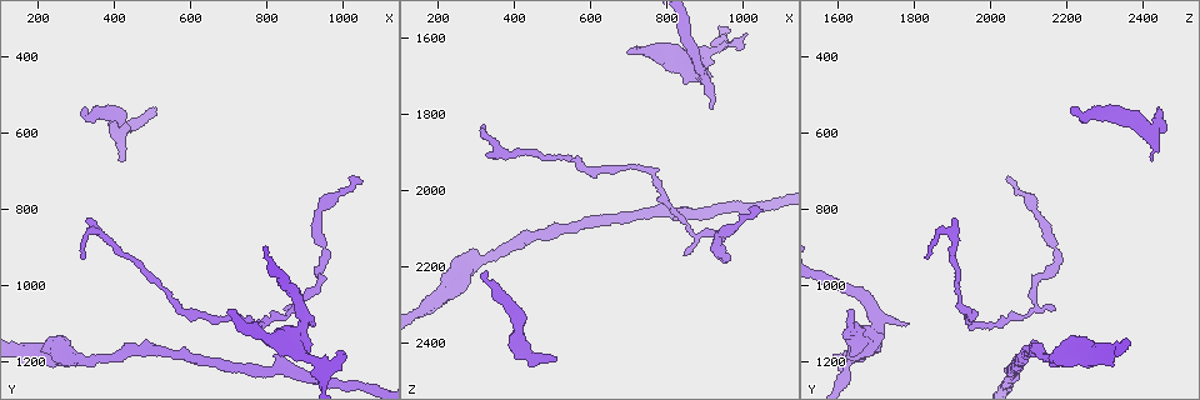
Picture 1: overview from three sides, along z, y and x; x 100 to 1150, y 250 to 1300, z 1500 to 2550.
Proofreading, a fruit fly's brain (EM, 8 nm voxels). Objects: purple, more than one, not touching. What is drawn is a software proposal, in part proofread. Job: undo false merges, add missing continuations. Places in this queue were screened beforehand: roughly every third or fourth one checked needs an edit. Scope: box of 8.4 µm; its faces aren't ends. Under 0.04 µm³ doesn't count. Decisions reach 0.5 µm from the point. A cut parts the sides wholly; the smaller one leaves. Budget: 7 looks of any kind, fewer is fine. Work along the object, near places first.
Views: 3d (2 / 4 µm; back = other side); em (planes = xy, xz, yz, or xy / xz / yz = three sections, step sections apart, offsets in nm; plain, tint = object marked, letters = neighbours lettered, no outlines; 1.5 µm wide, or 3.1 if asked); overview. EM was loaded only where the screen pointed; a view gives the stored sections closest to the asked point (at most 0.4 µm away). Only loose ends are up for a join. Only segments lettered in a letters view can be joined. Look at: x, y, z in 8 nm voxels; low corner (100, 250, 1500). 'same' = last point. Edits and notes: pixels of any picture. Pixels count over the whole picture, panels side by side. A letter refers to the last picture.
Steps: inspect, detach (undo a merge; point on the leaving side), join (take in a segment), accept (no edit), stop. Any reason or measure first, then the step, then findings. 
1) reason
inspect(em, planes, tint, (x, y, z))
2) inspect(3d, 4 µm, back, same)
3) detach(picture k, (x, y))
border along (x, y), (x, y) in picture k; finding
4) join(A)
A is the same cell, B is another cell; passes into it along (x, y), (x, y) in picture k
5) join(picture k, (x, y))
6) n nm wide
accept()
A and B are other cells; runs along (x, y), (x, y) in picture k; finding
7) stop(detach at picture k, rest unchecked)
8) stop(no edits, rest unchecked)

free end
inspect(em, planes, letters, (1045, 730, 2045))

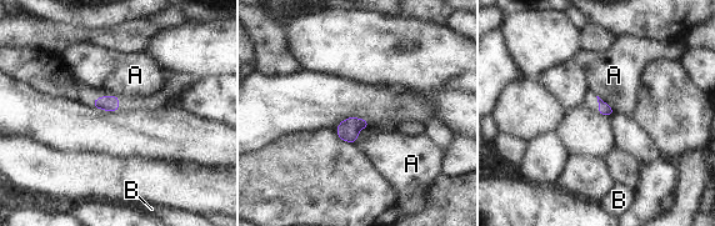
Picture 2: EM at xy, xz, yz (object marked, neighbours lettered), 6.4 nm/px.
80 nm wide
accept()
A and B are other cells; border along (596, 95), (616, 112) in picture 2; no lettered segment goes on from it

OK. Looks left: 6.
an open end
inspect(3d, 2 µm, (1015, 1180, 1580))

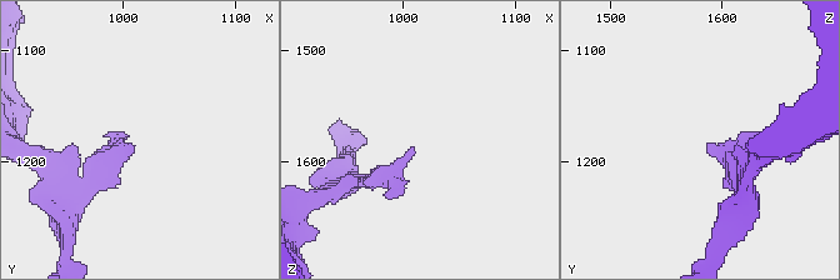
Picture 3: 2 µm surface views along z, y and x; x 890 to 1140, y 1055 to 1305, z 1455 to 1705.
shape alone is not enough
inspect(em, planes, letters, (1008, 1182, 1588))

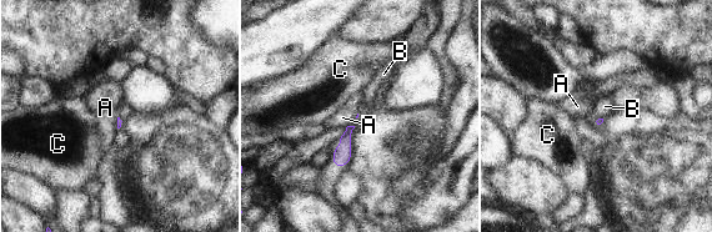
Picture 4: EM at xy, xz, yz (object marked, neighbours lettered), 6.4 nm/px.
accept()
A, B and C are other cells; border along (349, 125), (355, 126) in picture 4; no lettered segment goes on from it

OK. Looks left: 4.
inspect(3d, 4 µm, (315, 920, 1825))

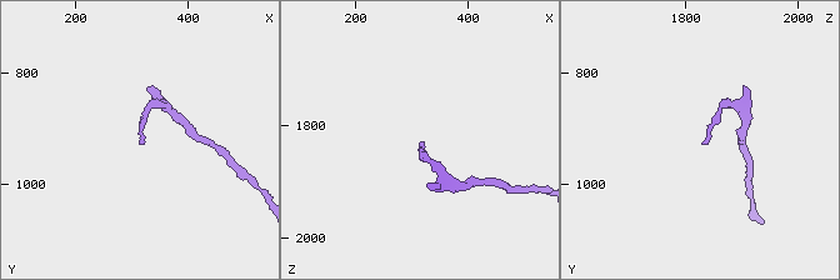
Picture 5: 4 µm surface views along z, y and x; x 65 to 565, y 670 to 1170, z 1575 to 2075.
inspect(em, planes, plain, (315, 925, 1830))

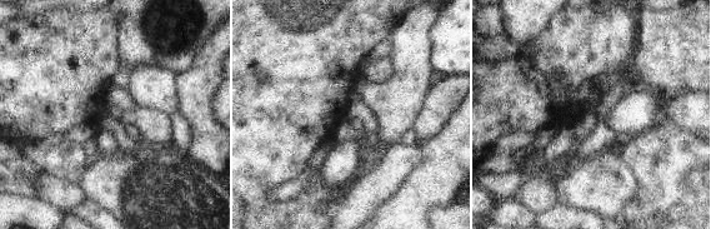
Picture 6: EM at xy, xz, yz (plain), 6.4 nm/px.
inspect(em, planes, letters, same)

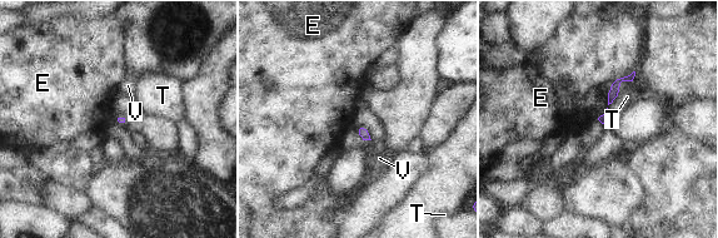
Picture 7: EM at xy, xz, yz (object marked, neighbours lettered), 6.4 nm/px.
accept()
E, T and V are other cells; border along (633, 70), (608, 84) in picture 7; no lettered segment goes on from it

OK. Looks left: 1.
stop(no edits, rest unchecked)

